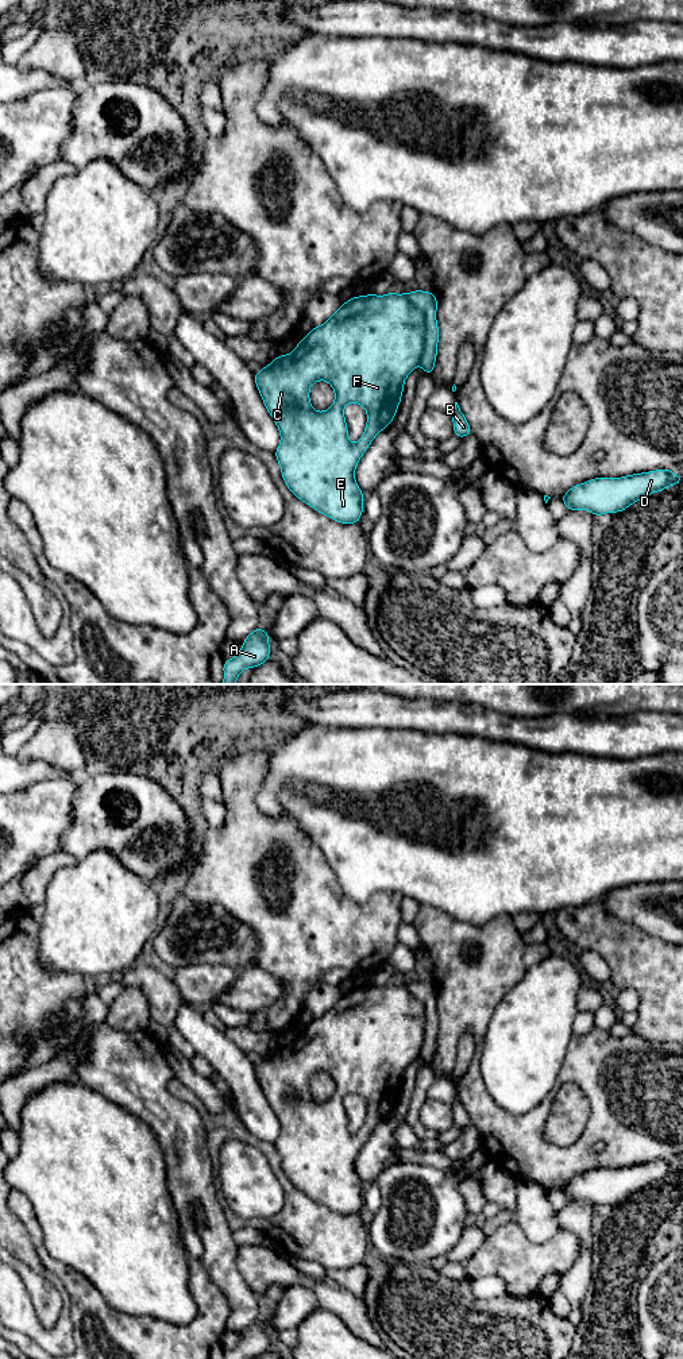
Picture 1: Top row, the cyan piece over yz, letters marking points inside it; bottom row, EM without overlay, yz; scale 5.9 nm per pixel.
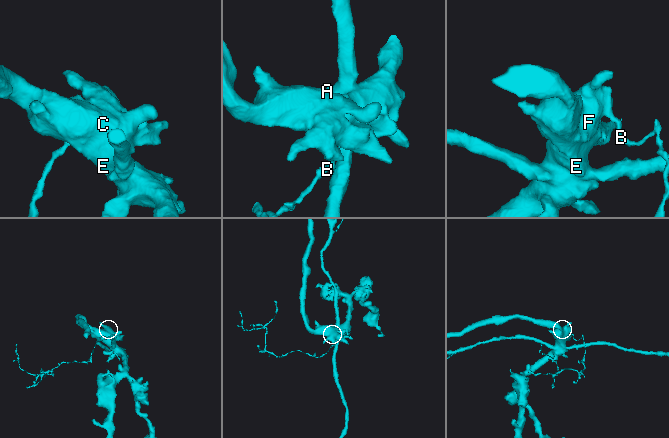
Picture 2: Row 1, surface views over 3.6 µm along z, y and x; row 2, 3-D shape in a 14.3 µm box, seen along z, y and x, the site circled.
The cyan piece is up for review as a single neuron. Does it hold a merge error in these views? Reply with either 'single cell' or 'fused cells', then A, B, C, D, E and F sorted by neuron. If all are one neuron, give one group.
fused cells; A C D E F / B

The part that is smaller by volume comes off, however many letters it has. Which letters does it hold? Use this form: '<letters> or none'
B

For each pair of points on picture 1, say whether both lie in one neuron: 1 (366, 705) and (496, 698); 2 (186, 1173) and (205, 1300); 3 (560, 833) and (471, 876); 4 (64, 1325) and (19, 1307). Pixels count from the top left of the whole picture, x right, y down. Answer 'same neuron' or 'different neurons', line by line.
1: different neurons
2: different neurons
3: same neuron
4: same neuron

